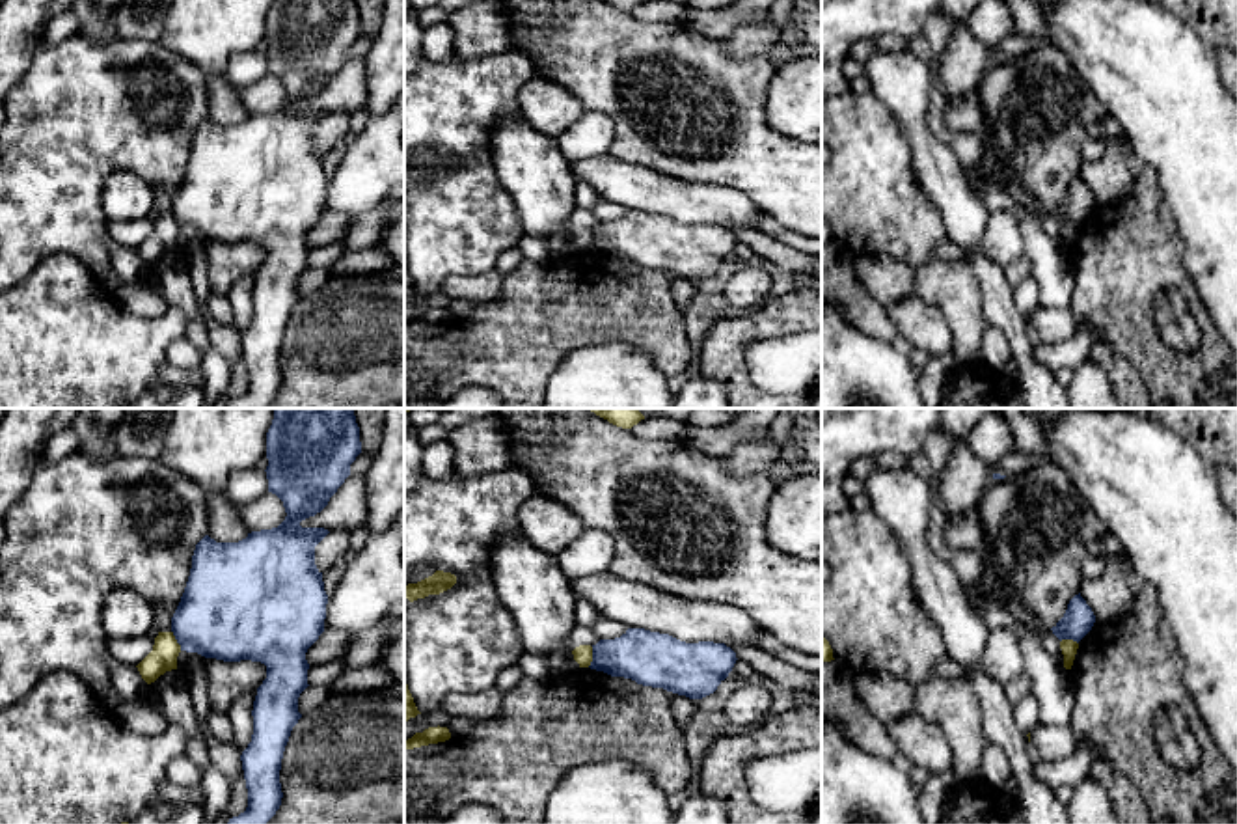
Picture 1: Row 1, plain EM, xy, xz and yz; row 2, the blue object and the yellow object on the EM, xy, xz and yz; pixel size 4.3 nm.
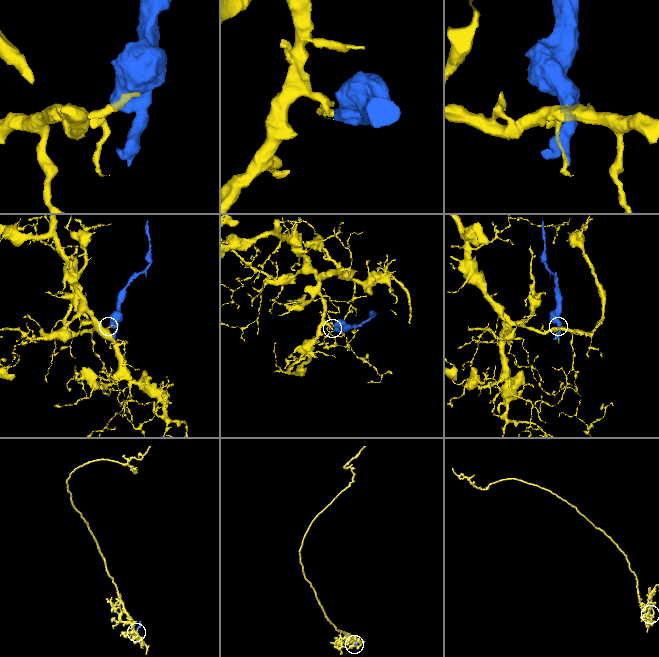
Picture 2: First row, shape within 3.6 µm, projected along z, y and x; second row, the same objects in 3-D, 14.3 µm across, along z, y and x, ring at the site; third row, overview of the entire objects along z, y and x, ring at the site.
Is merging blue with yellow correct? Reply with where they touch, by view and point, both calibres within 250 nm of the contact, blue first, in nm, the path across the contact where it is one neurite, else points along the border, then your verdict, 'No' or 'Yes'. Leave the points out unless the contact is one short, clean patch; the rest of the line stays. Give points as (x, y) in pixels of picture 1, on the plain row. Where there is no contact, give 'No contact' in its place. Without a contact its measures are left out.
Touches blue at xz (593, 239). Thickness 240 nm (blue) against 80 nm. Boundary: xz (593, 230), (593, 241), (587, 248). No

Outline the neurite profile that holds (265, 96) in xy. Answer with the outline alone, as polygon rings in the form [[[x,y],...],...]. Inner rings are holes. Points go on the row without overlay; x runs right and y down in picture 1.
[[[266,75],[240,93],[248,116],[278,110],[287,99],[283,84],[272,75]]]

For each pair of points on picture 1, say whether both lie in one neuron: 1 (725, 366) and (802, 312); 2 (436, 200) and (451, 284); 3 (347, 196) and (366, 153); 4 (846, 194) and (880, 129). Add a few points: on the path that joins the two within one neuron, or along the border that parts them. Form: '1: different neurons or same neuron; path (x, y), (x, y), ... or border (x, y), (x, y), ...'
1: same neuron; path (736, 343), (755, 325), (779, 317)
2: different neurons; border (492, 269), (481, 274), (451, 274), (438, 289)
3: same neuron; path (358, 185), (366, 178), (366, 164)
4: same neuron; path (863, 178), (869, 172), (869, 146)

